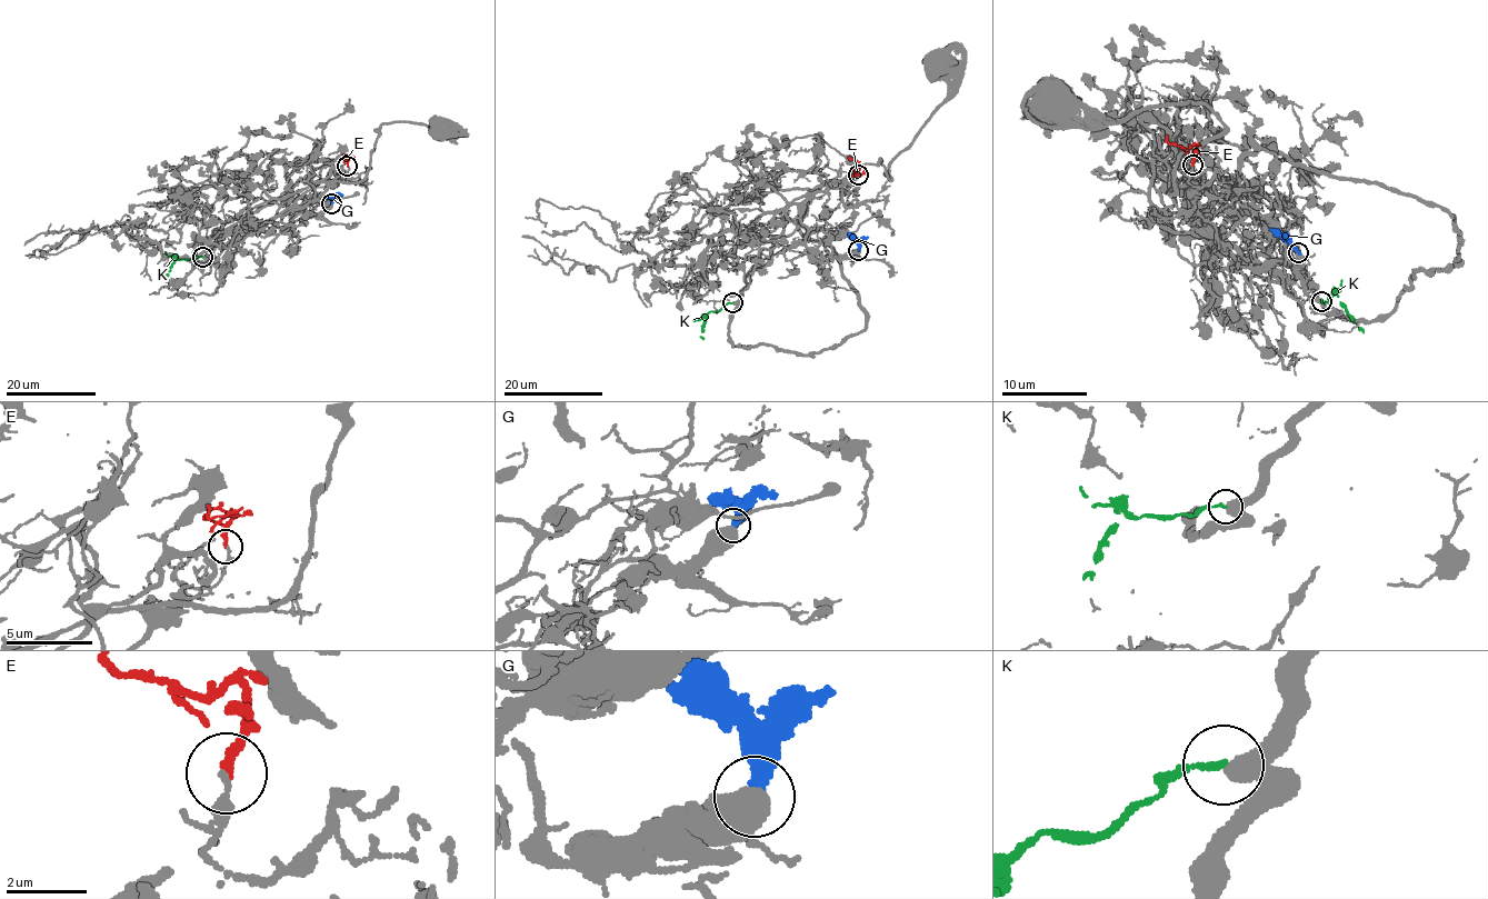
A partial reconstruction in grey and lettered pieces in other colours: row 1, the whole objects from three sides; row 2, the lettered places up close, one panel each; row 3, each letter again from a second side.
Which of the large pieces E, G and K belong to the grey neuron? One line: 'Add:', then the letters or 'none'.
Add: none

